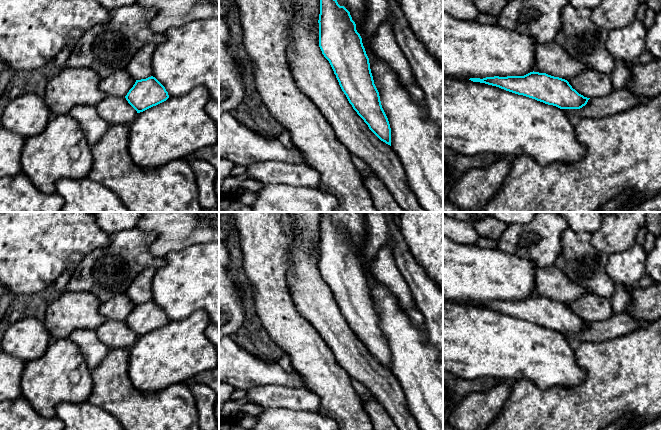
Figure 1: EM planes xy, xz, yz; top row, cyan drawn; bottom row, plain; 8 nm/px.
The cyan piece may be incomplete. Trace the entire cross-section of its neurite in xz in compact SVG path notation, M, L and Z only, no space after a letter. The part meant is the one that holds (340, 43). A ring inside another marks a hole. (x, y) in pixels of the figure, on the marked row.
M320 0L319 14L319 47L324 57L329 61L339 85L346 95L349 103L357 114L368 125L369 129L383 142L391 146L391 128L388 118L382 108L379 92L374 84L370 69L369 58L362 43L362 38L356 30L356 24L352 20L350 12L340 6L337 0Z

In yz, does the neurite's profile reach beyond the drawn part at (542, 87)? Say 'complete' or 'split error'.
complete

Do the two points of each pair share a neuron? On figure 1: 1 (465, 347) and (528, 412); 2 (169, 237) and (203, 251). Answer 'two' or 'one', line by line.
1: two
2: two

